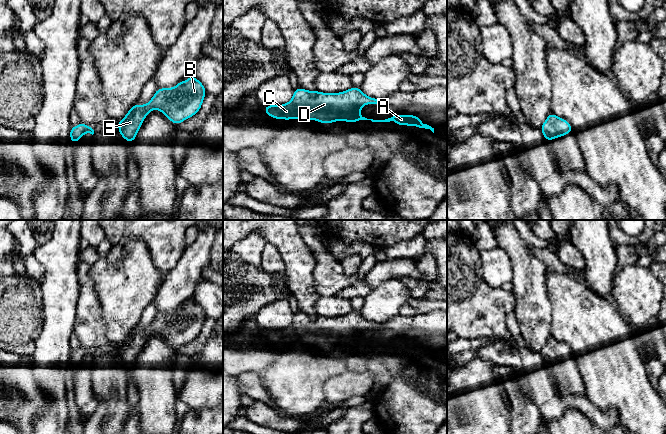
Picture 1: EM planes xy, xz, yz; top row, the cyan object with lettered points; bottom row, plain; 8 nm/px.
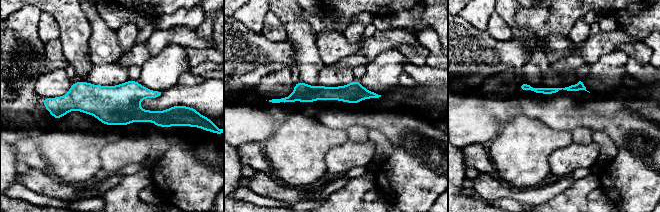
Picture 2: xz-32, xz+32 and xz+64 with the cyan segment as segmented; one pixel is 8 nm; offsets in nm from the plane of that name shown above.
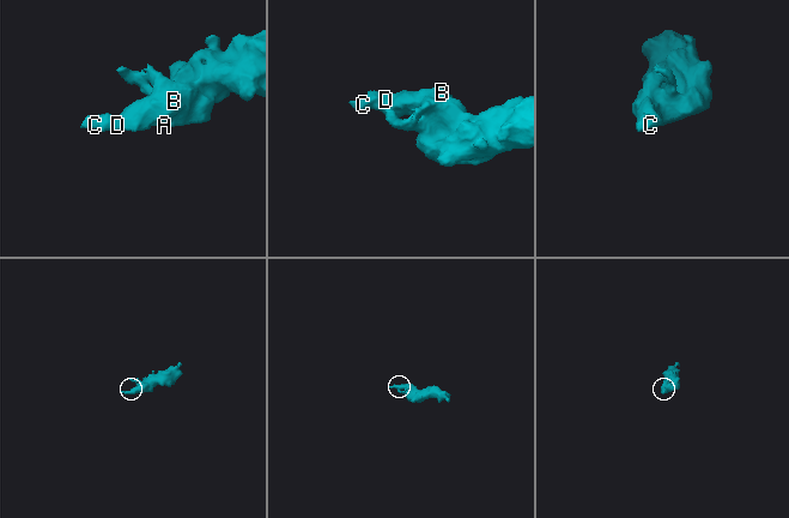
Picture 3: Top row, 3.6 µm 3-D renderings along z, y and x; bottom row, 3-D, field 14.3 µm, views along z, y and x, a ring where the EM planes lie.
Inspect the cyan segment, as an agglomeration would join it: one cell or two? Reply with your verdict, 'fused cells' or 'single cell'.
single cell

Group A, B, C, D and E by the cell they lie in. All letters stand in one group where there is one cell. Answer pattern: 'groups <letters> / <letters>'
groups A B C D E

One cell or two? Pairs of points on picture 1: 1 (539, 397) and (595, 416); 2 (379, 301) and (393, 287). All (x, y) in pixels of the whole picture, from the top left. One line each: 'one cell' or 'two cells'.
1: one cell
2: one cell

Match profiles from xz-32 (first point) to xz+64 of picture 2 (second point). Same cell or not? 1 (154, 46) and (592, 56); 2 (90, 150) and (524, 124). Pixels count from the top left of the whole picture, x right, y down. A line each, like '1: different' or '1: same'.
1: same
2: same

